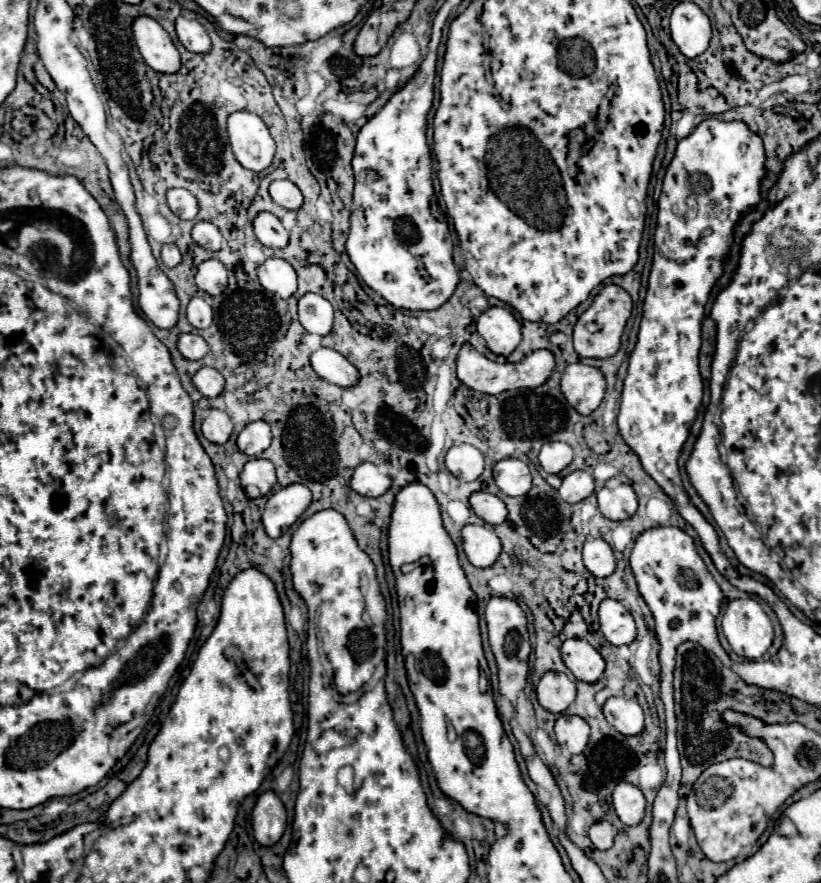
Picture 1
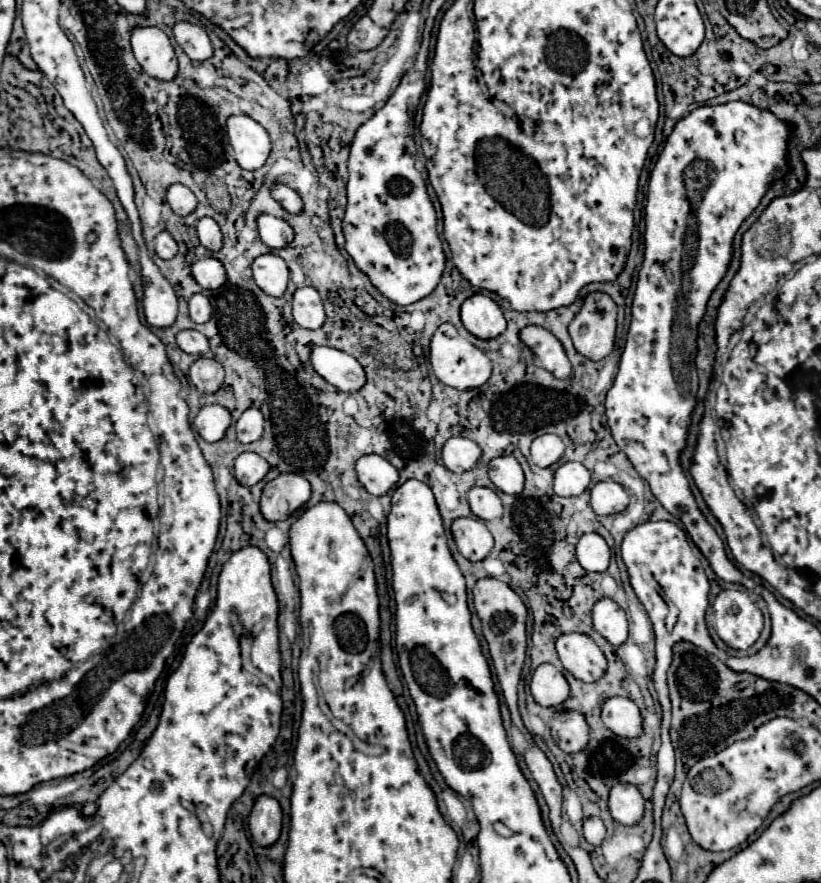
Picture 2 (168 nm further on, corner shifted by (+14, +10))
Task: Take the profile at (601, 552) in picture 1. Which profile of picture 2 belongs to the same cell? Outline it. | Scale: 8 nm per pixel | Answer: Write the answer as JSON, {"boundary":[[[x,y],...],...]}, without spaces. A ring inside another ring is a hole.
{"boundary":[[[584,534],[576,546],[578,562],[588,572],[604,572],[610,564],[610,548],[600,534]]]}

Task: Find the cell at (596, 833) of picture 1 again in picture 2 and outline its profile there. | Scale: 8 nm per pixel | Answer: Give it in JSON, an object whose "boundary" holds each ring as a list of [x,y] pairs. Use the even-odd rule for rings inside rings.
{"boundary":[[[586,818],[584,820],[584,838],[592,844],[592,846],[600,846],[606,838],[606,828],[604,822],[600,818]]]}

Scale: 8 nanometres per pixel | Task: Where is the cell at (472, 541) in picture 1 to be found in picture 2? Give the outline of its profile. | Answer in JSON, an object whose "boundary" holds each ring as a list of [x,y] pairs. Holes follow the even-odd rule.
{"boundary":[[[458,518],[458,520],[454,520],[452,536],[454,536],[454,542],[456,542],[460,554],[464,558],[468,558],[470,562],[484,560],[494,546],[492,534],[484,526],[484,522],[478,520],[478,518]]]}

